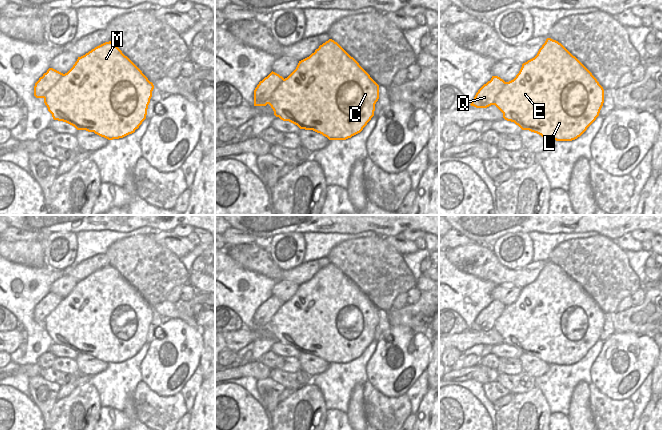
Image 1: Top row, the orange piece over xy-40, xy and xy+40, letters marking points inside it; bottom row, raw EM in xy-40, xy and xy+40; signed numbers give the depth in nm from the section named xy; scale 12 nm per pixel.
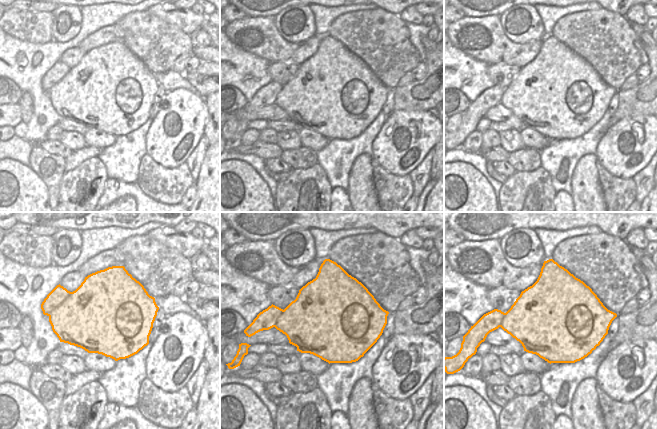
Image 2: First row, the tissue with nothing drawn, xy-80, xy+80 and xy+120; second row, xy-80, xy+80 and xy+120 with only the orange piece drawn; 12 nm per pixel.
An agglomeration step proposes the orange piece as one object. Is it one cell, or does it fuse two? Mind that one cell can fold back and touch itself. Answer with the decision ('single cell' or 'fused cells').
fused cells

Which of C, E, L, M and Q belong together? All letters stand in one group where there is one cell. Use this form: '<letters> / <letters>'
C E L M / Q

